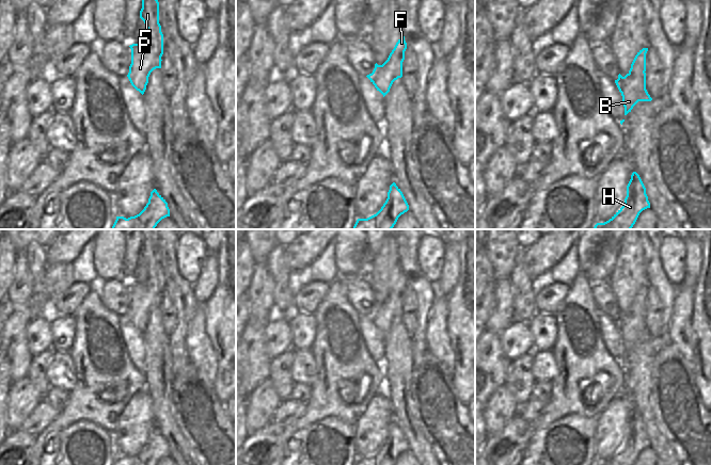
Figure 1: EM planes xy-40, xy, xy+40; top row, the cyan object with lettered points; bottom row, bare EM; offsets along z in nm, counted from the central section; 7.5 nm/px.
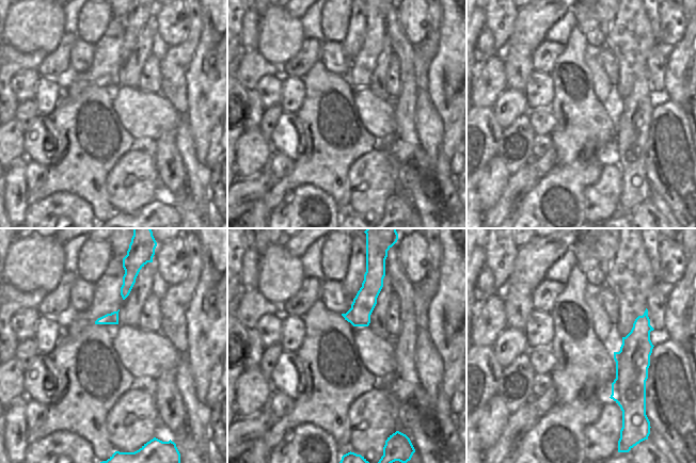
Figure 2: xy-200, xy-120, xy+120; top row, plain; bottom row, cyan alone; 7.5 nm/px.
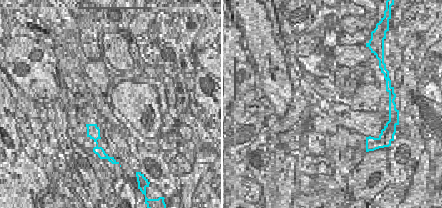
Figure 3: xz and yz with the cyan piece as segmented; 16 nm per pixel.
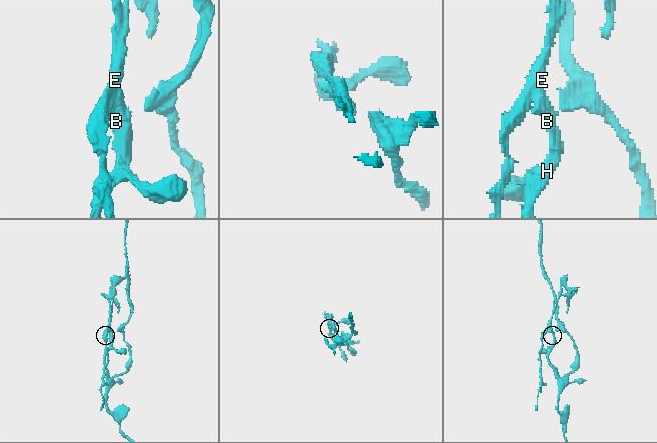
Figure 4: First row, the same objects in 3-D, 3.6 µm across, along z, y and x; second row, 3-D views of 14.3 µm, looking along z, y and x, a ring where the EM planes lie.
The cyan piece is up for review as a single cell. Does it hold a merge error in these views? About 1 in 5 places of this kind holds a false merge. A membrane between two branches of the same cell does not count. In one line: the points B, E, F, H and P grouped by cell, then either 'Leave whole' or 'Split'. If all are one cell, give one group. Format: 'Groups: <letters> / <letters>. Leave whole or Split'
Groups: B H / E F P. Split.

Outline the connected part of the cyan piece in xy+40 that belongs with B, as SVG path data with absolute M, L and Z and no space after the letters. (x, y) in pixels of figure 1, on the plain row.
M632 311L626 314L627 324L621 331L625 354L627 354L638 340L651 340L652 337L646 328L646 311L641 316Z

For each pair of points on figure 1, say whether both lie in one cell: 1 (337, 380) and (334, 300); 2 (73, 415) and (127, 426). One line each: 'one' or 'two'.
1: one
2: two

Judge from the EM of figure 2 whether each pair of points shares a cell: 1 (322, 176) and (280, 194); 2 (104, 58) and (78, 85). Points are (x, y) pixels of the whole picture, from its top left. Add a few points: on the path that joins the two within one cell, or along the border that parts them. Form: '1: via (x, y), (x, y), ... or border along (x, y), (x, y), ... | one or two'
1: via (312, 176), (298, 176), (289, 184) | one
2: via (99, 65), (85, 79) | one

